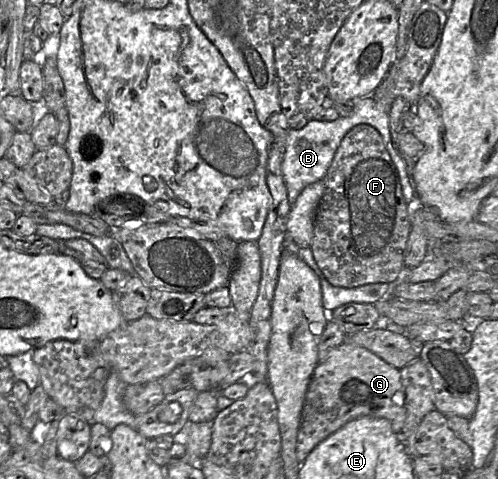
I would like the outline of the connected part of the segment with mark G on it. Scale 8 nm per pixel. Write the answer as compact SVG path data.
M344 342L315 367L301 414L296 454L303 463L310 452L347 422L372 416L387 419L399 434L406 419L404 392L398 369L364 347Z

